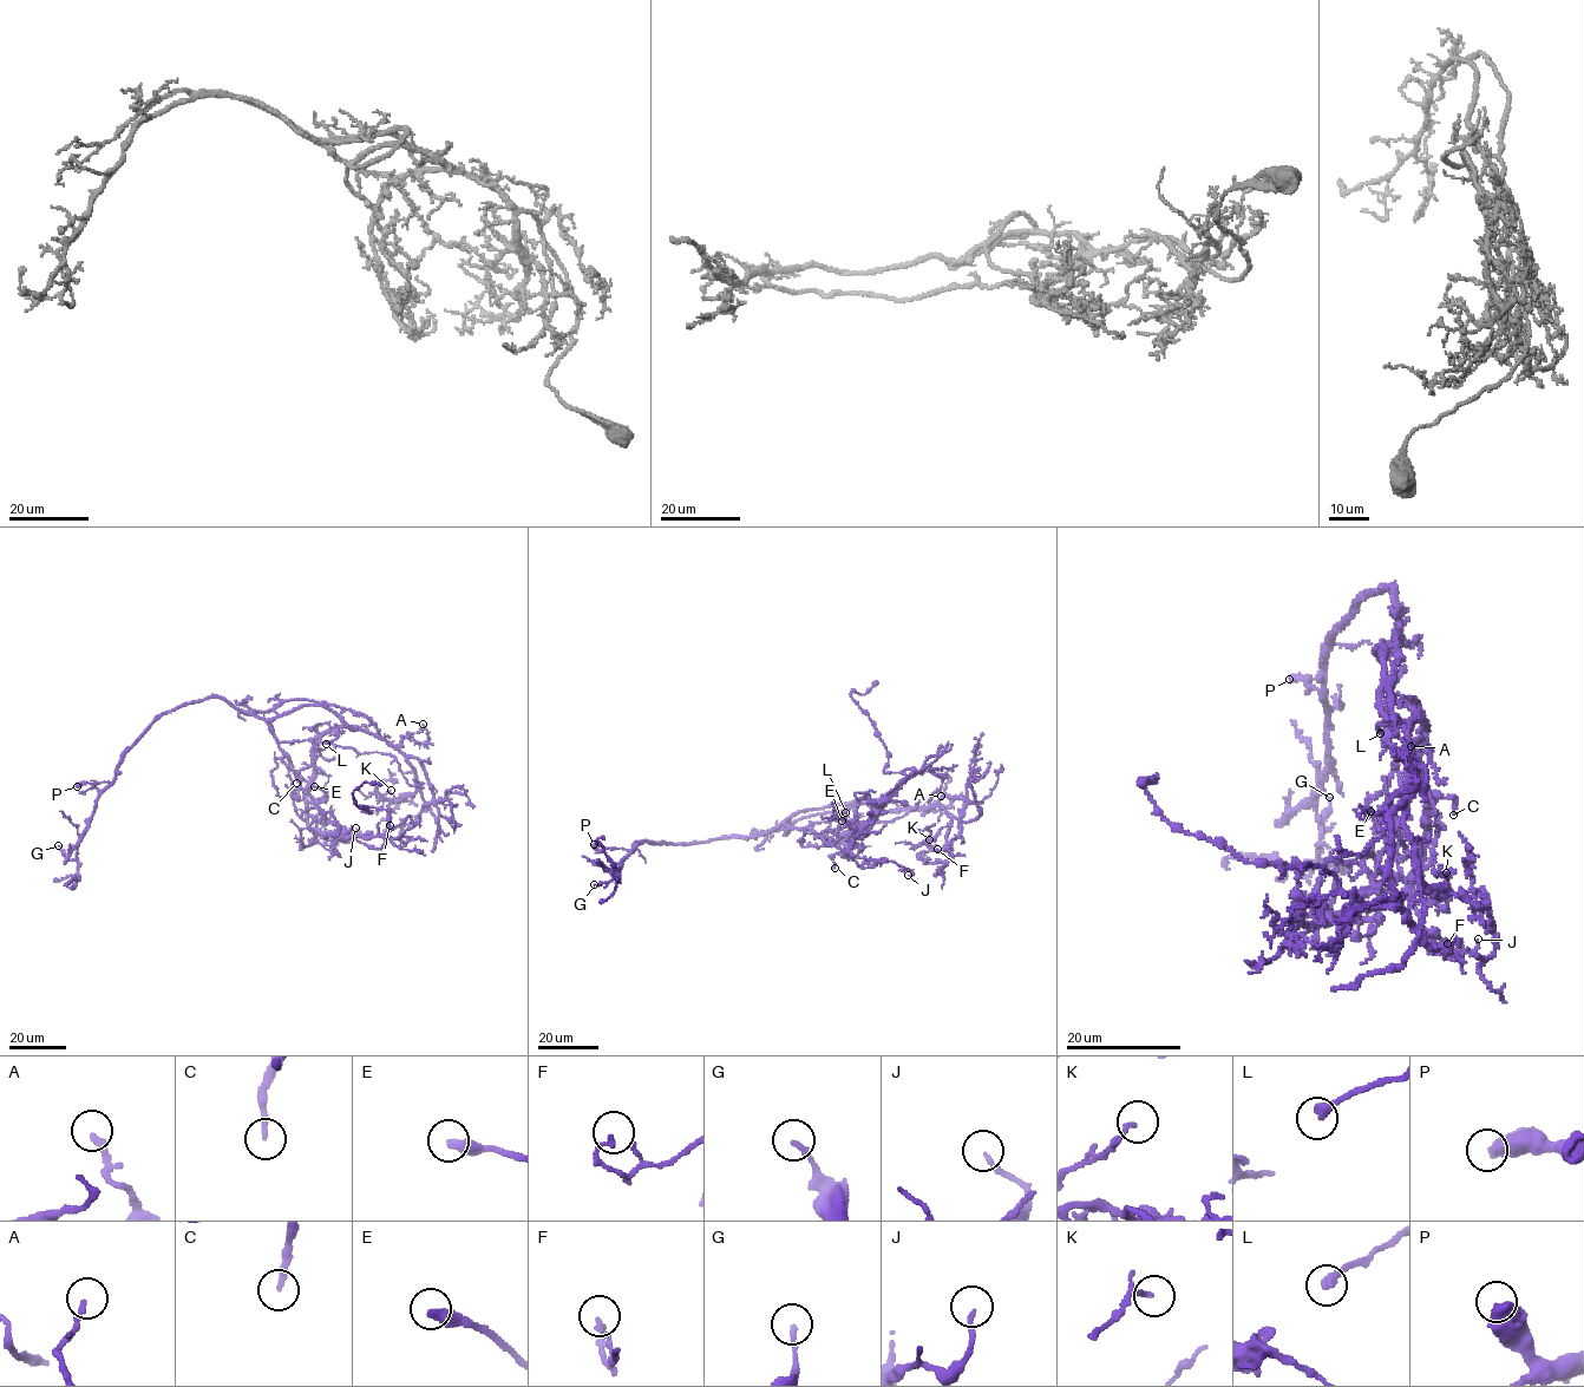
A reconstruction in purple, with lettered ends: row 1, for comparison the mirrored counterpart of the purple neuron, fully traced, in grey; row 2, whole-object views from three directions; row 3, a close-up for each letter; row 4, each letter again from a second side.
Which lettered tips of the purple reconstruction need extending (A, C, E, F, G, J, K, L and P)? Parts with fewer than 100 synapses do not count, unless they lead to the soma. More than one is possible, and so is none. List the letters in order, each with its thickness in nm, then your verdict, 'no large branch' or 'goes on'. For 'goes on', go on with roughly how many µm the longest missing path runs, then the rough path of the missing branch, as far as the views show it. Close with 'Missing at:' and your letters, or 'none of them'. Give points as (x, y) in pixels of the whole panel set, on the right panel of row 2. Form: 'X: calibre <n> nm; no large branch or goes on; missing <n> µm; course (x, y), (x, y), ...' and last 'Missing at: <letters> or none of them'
A: calibre 190 nm; no large branch
C: calibre 200 nm; no large branch
E: calibre 360 nm; no large branch
F: calibre 160 nm; no large branch
G: calibre 170 nm; no large branch
J: calibre 150 nm; no large branch
K: calibre 150 nm; no large branch
L: calibre 320 nm; no large branch
P: calibre 600 nm; no large branch
Missing at: none of them

